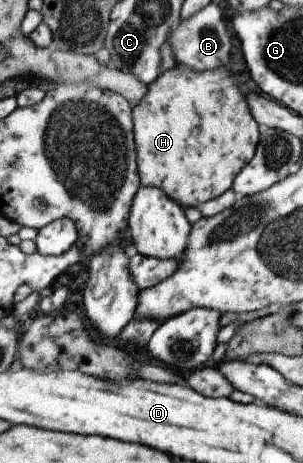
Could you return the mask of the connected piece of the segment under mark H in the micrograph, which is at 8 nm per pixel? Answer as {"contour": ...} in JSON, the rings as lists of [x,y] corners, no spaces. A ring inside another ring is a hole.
{"contour":[[[176,64],[147,85],[141,101],[131,107],[139,187],[160,189],[185,208],[199,208],[231,187],[235,174],[253,157],[261,129],[251,117],[244,95],[239,93],[238,81],[233,81],[231,74],[228,67],[196,72]]]}

